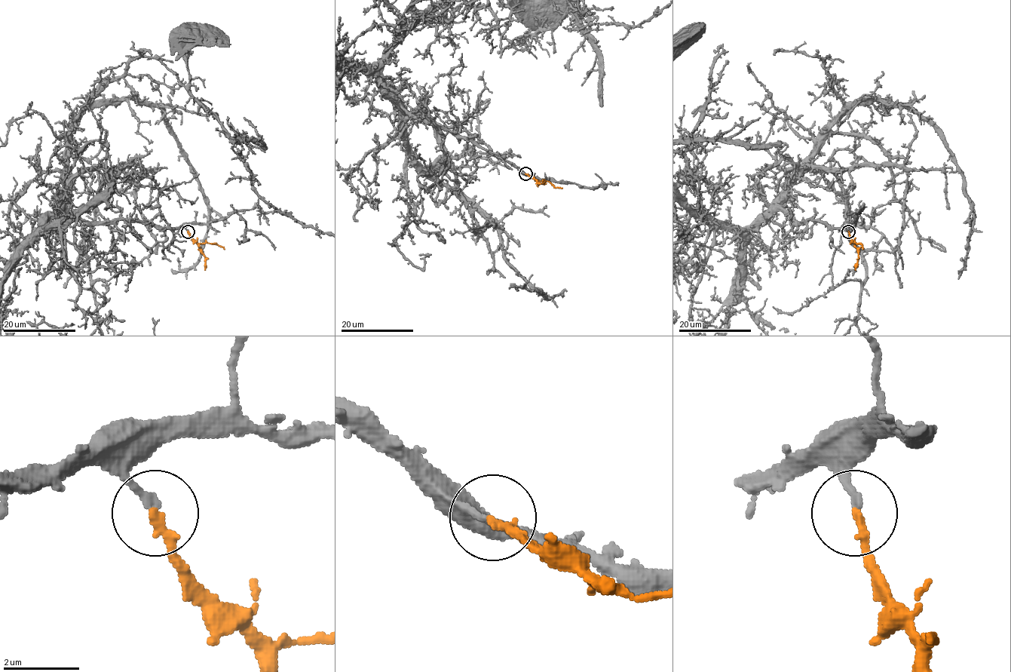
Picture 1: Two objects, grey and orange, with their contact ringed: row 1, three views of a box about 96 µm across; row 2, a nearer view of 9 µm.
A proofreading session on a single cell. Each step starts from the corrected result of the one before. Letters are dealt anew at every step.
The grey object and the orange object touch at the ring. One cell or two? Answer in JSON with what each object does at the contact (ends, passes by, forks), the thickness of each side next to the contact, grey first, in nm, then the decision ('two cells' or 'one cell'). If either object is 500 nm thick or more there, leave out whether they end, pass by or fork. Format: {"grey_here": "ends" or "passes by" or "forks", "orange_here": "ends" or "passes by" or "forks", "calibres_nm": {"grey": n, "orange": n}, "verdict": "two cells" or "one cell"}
{"grey_here": "ends", "orange_here": "ends", "calibres_nm": {"grey": 180, "orange": 240}, "verdict": "one cell"}

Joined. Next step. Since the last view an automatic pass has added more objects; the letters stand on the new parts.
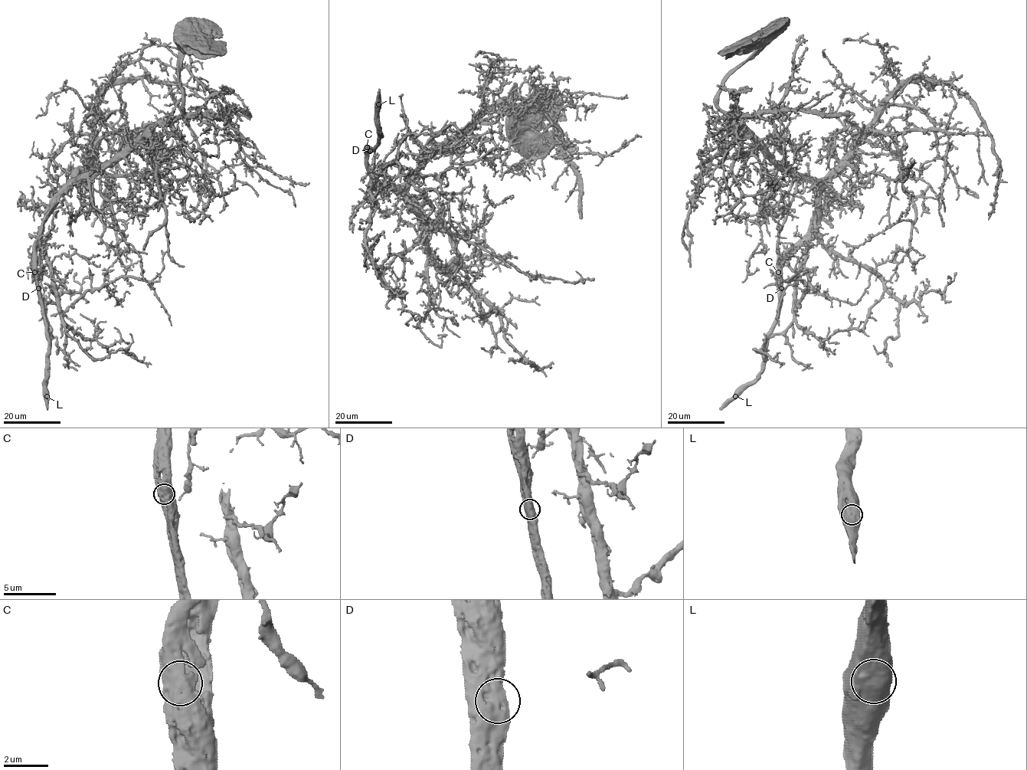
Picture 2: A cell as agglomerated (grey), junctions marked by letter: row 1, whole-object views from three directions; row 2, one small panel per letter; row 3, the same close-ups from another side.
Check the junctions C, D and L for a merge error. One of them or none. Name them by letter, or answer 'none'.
none

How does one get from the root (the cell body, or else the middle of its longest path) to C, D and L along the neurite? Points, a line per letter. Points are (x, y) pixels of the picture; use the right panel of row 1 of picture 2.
C: (750, 41), (756, 50), (727, 78), (717, 106), (775, 161), (816, 188), (810, 230), (779, 263), (778, 272)
D: (750, 41), (756, 50), (727, 78), (717, 106), (775, 161), (816, 188), (810, 230), (780, 261), (781, 288)
L: (750, 41), (756, 50), (727, 78), (717, 106), (812, 181), (816, 215), (780, 263), (764, 366), (735, 396)

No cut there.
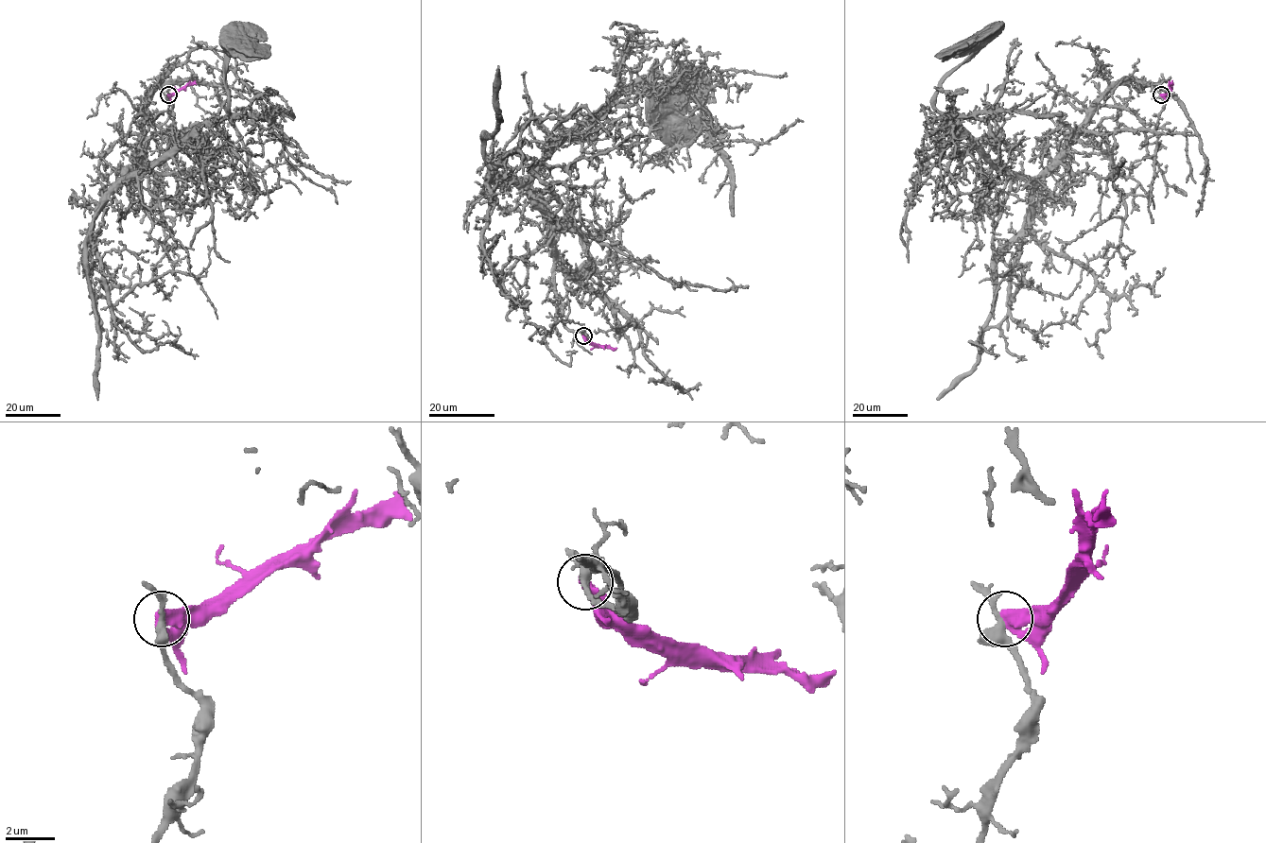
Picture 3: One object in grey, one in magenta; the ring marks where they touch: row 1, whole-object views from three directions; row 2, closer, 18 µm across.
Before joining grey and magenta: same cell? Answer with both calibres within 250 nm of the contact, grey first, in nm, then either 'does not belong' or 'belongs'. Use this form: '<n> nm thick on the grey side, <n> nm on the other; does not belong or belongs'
280 nm thick on the grey side, 500 nm on the other; does not belong

